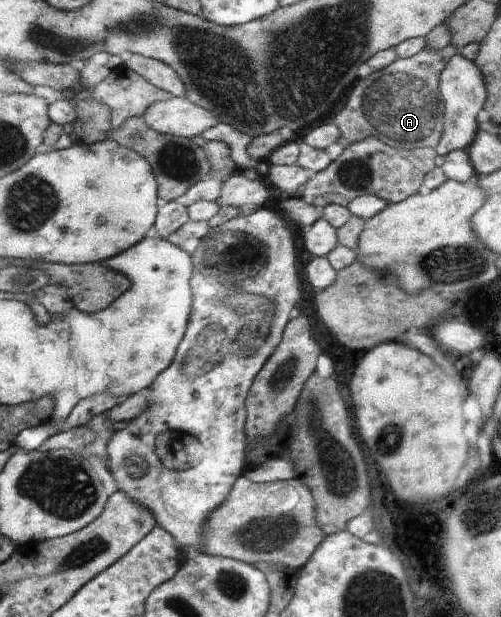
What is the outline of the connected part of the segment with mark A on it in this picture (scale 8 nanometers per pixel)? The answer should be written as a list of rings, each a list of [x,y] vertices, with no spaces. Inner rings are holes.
[[[427,48],[408,59],[396,59],[371,76],[357,82],[345,108],[333,120],[343,138],[357,141],[377,137],[389,146],[404,149],[435,148],[443,132],[445,105],[440,93],[440,76],[446,62],[441,51]]]

